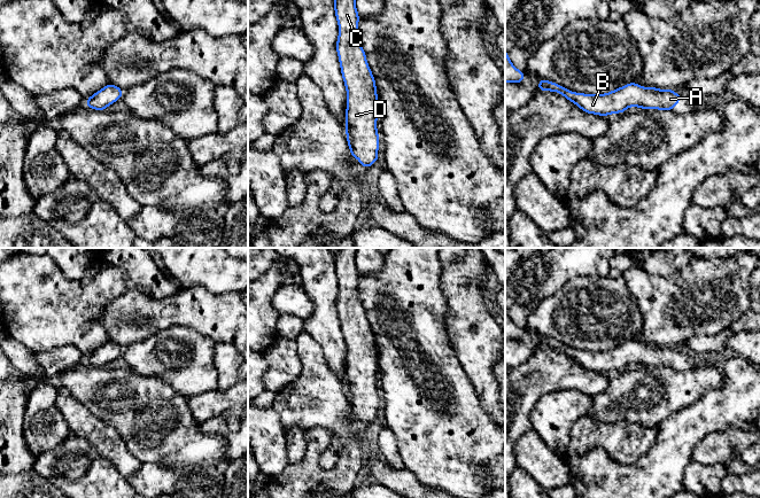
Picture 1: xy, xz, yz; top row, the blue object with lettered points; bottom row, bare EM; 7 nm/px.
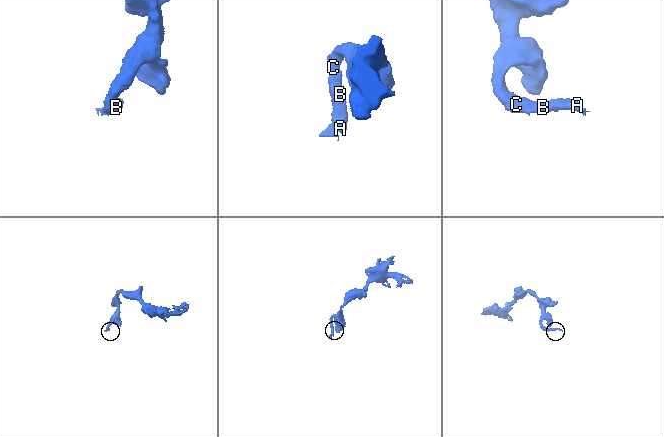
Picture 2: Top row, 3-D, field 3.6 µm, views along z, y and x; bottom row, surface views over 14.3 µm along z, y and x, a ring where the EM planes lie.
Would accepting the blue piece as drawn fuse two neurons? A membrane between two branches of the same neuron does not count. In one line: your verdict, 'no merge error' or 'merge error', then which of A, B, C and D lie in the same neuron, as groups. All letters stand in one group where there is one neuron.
no merge error; groups A B C D

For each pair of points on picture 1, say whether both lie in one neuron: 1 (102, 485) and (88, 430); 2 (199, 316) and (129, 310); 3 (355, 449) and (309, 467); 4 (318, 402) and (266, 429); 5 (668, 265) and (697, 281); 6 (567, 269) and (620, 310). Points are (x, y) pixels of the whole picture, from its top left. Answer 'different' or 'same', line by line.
1: different
2: same
3: same
4: different
5: different
6: different

